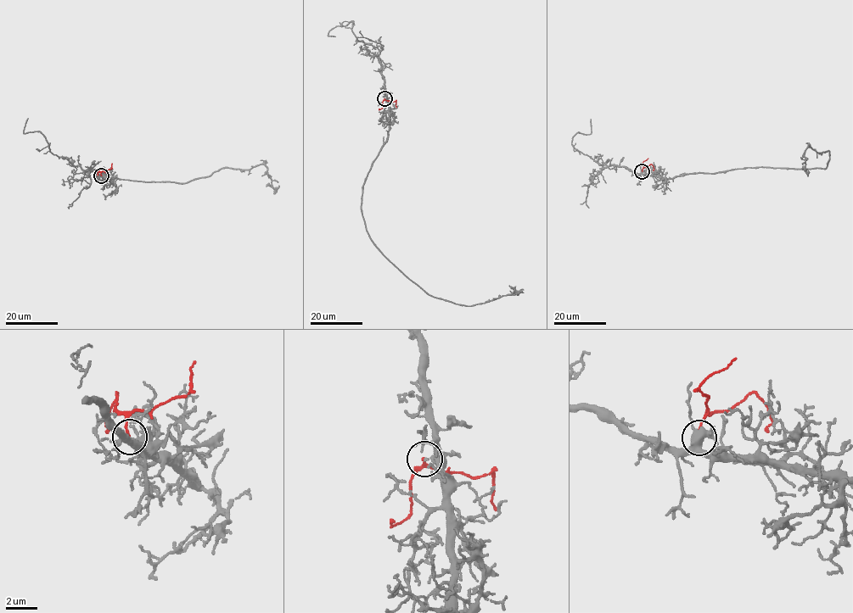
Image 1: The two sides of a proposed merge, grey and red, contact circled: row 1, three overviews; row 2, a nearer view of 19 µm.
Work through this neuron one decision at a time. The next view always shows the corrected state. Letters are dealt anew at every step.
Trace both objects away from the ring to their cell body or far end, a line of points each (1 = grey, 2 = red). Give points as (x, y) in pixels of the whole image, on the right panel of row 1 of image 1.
1: (642, 171), (673, 178), (749, 168), (825, 168), (828, 151), (818, 152), (809, 147), (805, 150), (808, 176)
2: (642, 171), (642, 164), (648, 158)

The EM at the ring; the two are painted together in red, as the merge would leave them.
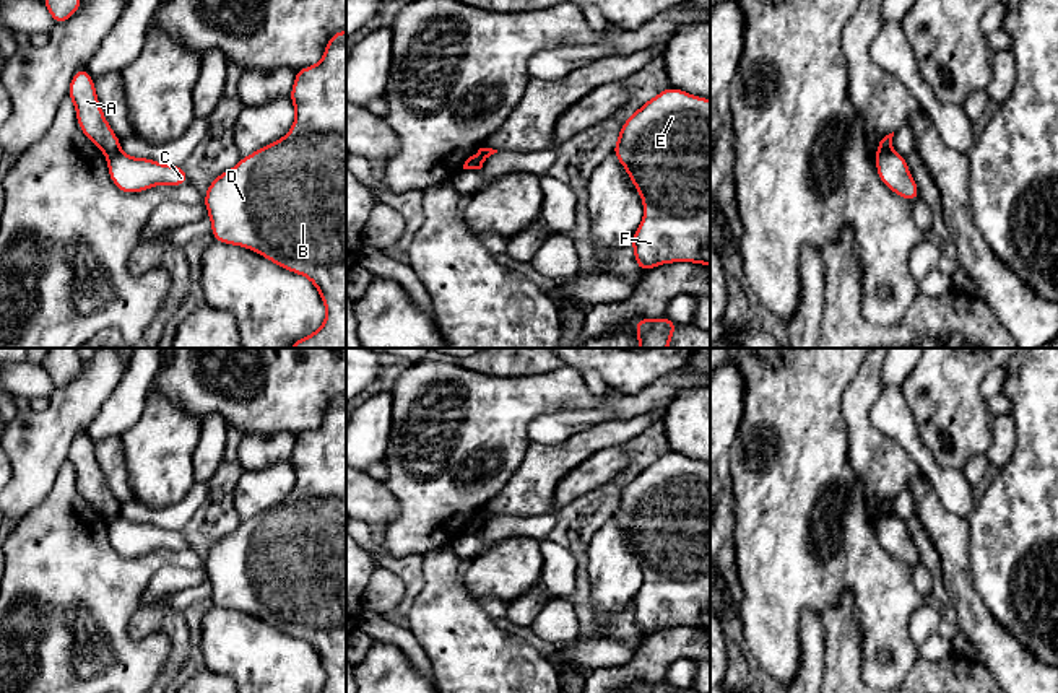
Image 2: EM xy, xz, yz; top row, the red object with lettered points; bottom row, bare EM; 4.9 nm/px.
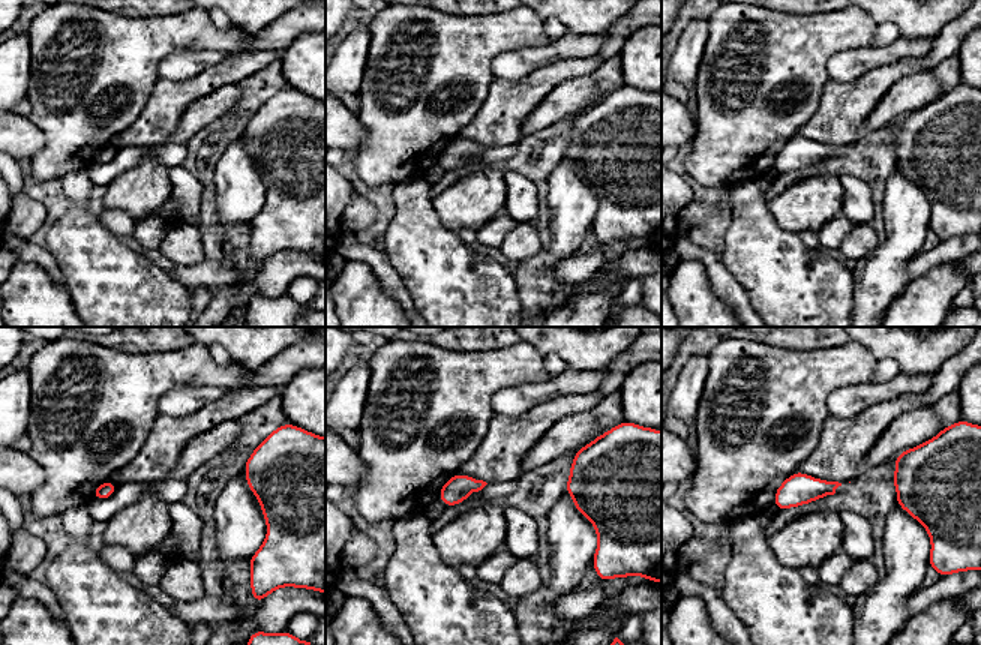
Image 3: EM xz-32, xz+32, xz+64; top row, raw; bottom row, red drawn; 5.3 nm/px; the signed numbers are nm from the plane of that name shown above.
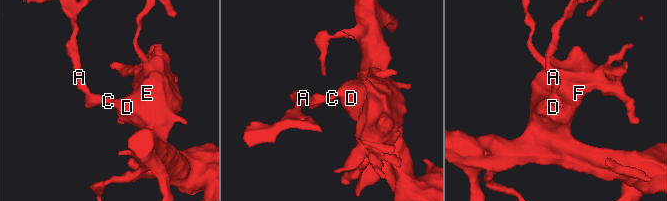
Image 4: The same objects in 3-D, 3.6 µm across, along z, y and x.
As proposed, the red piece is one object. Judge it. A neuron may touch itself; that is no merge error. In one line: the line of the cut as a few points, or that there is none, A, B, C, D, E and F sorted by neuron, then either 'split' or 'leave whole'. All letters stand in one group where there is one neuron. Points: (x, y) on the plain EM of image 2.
cut xz (480, 514), (480, 524), (473, 532); groups A / B C D E F; split

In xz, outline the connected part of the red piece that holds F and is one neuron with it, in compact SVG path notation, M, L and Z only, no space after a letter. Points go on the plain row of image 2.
M663 454L621 490L613 517L645 573L631 605L637 634L674 626L710 631L710 464Z

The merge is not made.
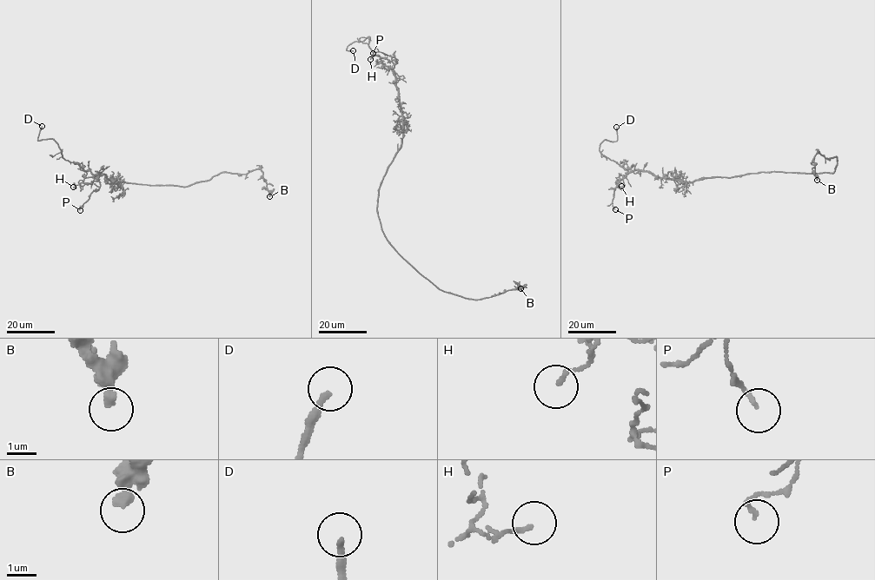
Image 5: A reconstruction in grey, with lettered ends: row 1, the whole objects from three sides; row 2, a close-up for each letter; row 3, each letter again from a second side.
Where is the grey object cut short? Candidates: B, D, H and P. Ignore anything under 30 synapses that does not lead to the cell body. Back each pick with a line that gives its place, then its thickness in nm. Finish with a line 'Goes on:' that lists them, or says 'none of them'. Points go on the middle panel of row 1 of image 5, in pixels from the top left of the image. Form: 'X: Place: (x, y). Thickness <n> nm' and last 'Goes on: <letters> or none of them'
D: Place: (353, 50). Thickness 200 nm
Goes on: D

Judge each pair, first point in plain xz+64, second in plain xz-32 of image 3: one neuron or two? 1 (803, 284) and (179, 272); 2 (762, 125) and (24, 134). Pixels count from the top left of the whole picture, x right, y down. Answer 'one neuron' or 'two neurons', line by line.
1: two neurons
2: two neurons

